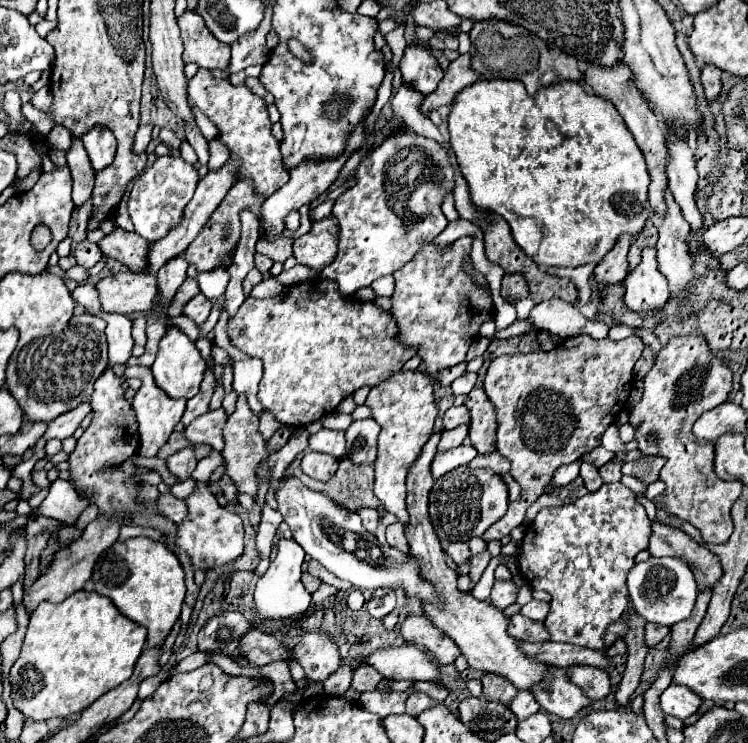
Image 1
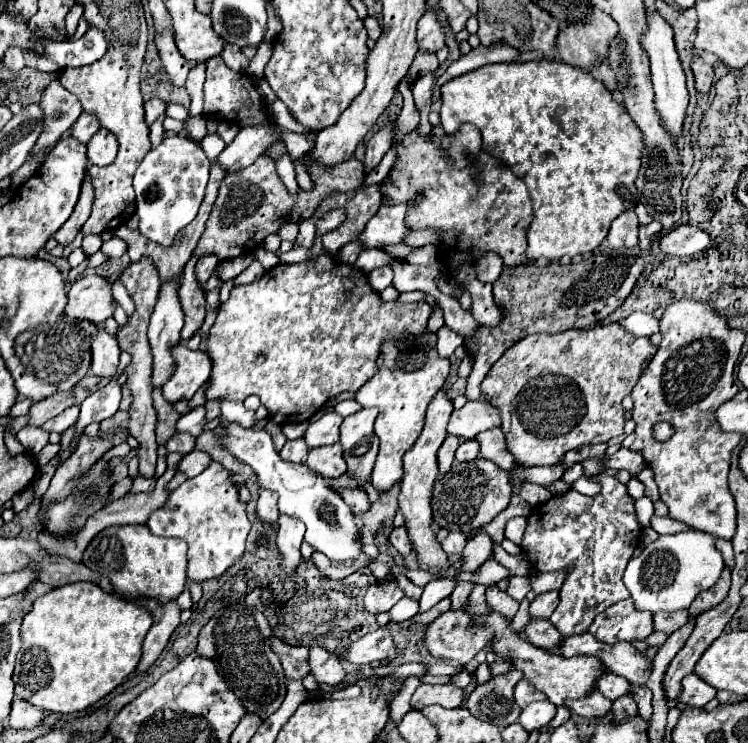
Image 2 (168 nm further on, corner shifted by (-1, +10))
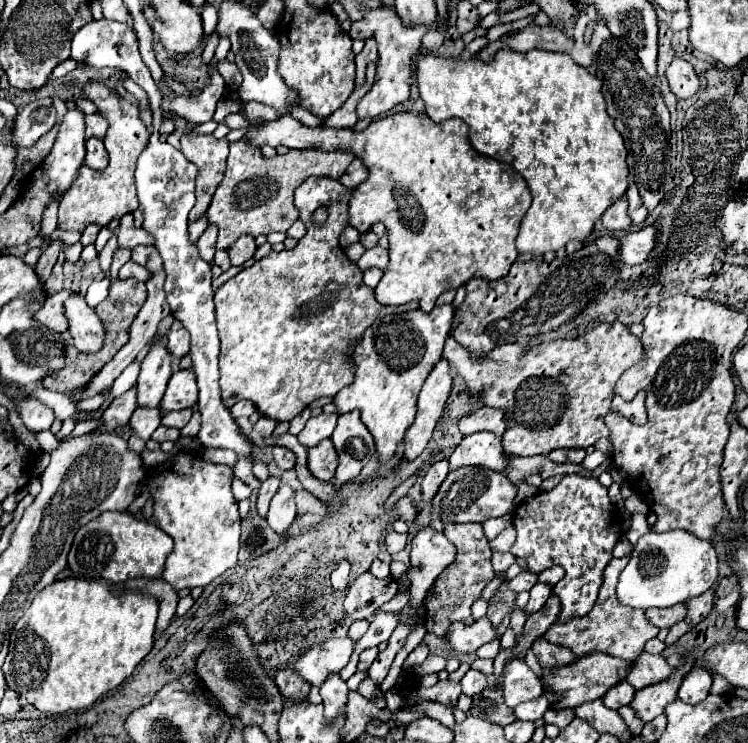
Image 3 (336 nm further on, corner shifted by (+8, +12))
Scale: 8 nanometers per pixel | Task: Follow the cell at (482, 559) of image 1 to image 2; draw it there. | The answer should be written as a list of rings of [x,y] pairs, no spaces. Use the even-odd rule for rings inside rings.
[[[458,582],[458,586],[456,586],[454,592],[450,594],[450,598],[452,598],[452,608],[462,608],[464,602],[468,600],[472,588],[474,588],[474,584],[470,584],[470,582]]]

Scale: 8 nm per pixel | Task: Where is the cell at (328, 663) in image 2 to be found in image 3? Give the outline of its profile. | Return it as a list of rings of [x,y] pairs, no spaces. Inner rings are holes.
[[[339,674],[327,676],[327,680],[319,686],[319,694],[323,698],[325,706],[325,718],[327,722],[333,722],[337,712],[347,704],[347,684],[341,680]]]

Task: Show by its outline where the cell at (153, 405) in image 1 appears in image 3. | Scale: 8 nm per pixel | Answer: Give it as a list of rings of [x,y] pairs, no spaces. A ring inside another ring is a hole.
[[[262,416],[254,425],[253,429],[258,432],[263,438],[271,435],[275,429],[276,421],[266,416]]]

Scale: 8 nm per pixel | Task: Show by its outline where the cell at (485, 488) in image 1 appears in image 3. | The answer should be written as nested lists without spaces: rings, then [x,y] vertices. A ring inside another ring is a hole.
[[[467,466],[451,470],[447,474],[443,484],[439,486],[439,492],[435,494],[435,500],[431,502],[431,510],[441,522],[485,522],[489,518],[513,512],[513,498],[515,486],[509,482],[507,476],[503,476],[503,472],[481,466]]]

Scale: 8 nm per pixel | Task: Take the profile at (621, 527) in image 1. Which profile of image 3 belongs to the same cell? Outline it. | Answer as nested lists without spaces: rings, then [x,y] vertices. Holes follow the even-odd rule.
[[[579,474],[565,476],[553,490],[539,492],[539,494],[527,498],[525,502],[521,502],[515,508],[513,526],[517,530],[517,540],[511,548],[511,554],[517,558],[523,558],[533,574],[539,574],[541,570],[555,566],[555,564],[561,564],[565,568],[565,578],[553,586],[553,594],[559,596],[559,600],[561,600],[561,612],[559,612],[557,622],[565,624],[567,620],[581,618],[587,612],[591,612],[591,608],[595,606],[599,588],[603,584],[603,570],[609,564],[609,560],[613,558],[615,544],[623,536],[619,510],[609,500],[607,488],[601,486],[597,478],[585,478]]]

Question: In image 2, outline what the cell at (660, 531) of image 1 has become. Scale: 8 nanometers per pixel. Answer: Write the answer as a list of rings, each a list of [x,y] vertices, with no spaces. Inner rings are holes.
[[[724,568],[724,574],[720,576],[720,582],[716,582],[716,586],[714,586],[712,590],[706,590],[704,594],[700,594],[700,596],[692,602],[692,606],[690,606],[692,618],[696,618],[696,616],[700,616],[702,612],[706,612],[706,610],[718,606],[718,604],[726,598],[728,588],[730,588],[730,570]]]

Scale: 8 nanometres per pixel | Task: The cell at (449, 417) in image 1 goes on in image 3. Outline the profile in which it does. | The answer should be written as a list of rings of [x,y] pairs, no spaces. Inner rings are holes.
[[[479,408],[479,410],[469,410],[465,416],[459,418],[459,430],[469,436],[475,432],[493,432],[501,436],[505,432],[505,422],[503,422],[503,412],[495,408]]]

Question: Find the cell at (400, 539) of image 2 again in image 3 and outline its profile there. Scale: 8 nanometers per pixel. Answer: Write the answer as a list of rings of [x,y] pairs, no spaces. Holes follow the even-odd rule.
[[[389,530],[387,536],[385,536],[385,546],[389,550],[389,554],[395,554],[395,552],[401,552],[407,544],[407,534],[399,534],[395,530]]]

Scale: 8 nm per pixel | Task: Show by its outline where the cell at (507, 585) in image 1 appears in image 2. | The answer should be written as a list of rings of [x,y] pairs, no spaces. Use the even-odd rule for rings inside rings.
[[[512,576],[506,594],[520,602],[520,600],[530,592],[530,588],[532,588],[532,586],[530,586],[530,578],[528,578],[528,576]]]

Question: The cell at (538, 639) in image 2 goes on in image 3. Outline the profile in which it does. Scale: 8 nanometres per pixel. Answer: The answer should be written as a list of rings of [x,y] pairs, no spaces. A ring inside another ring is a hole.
[[[537,638],[531,646],[533,654],[537,656],[539,664],[543,668],[553,668],[553,666],[563,666],[563,664],[571,664],[575,660],[575,654],[569,650],[569,648],[563,648],[563,646],[557,646],[557,644],[551,644],[543,638]]]

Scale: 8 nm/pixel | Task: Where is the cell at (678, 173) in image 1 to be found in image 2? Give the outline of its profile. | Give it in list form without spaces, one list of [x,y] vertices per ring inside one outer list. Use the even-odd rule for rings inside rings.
[[[646,8],[646,28],[642,32],[640,40],[642,48],[646,50],[650,58],[650,68],[652,68],[652,84],[656,92],[656,110],[662,118],[664,128],[674,136],[674,142],[682,140],[682,124],[684,124],[684,112],[688,106],[688,90],[686,90],[686,78],[678,60],[678,52],[672,40],[672,28],[670,24],[654,10]]]

